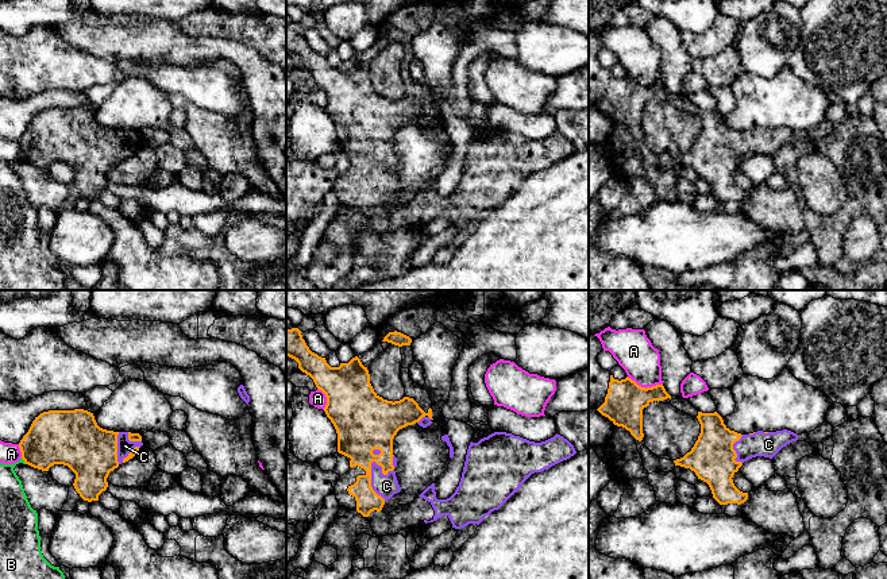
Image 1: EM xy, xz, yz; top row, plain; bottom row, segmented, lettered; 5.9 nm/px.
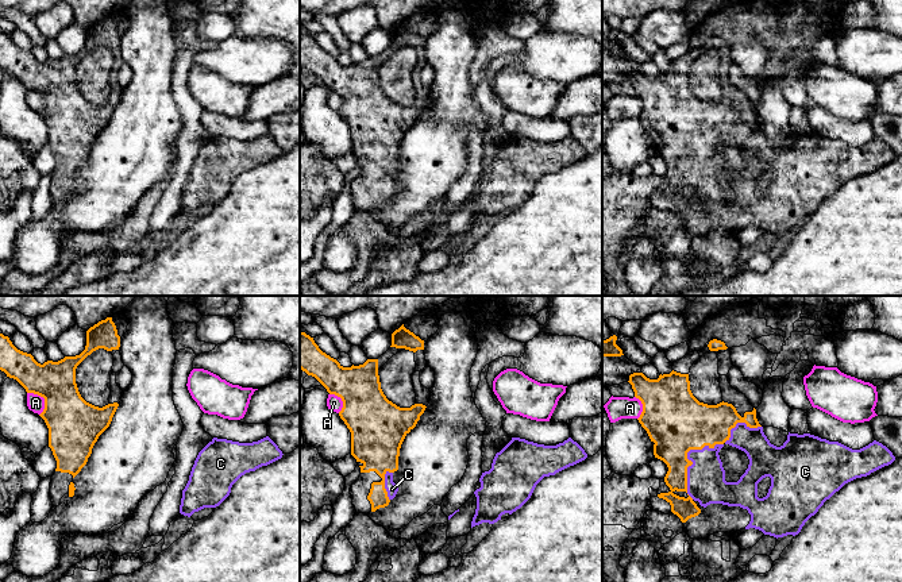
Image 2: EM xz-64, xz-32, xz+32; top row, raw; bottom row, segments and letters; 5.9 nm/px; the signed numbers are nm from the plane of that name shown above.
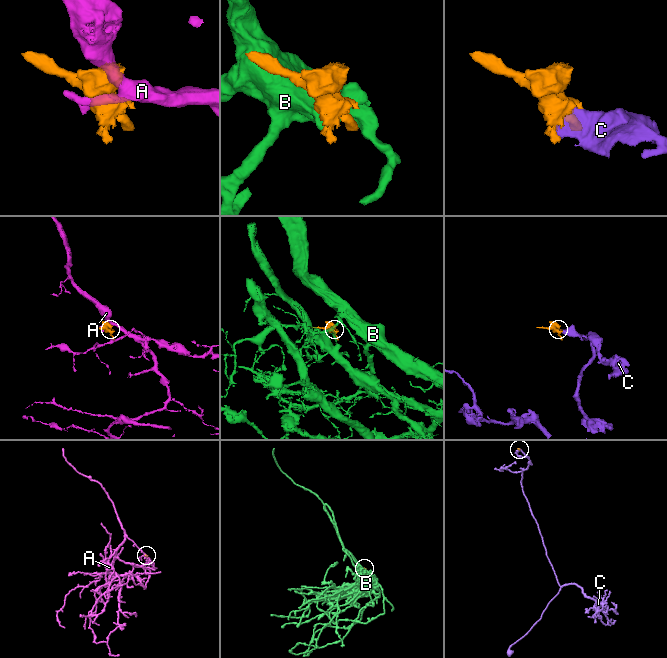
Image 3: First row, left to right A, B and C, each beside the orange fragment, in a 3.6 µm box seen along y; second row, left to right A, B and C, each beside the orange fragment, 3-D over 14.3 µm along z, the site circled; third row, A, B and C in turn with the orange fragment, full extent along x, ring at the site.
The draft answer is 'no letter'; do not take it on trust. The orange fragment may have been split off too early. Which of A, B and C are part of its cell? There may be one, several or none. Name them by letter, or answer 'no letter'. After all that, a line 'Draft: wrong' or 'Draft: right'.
C
Draft: wrong

